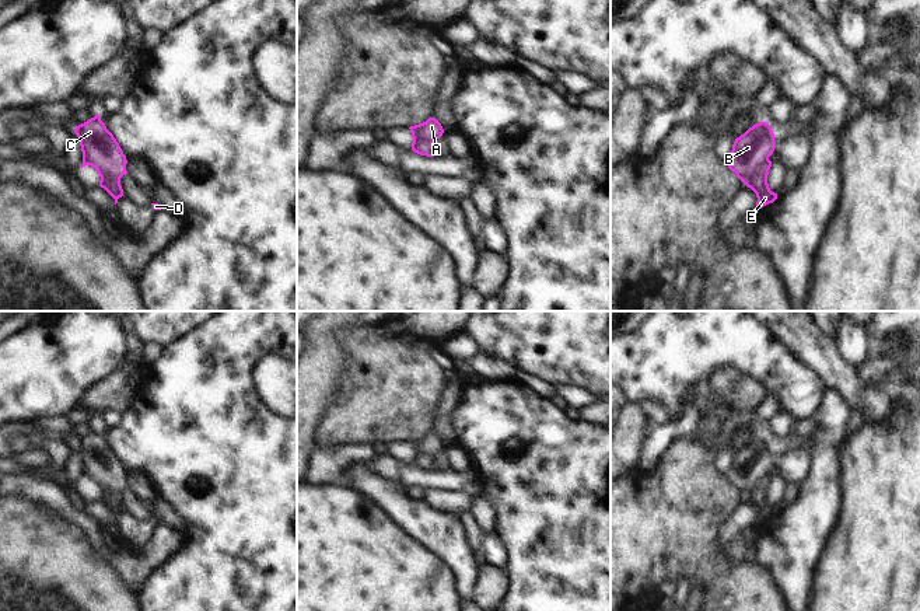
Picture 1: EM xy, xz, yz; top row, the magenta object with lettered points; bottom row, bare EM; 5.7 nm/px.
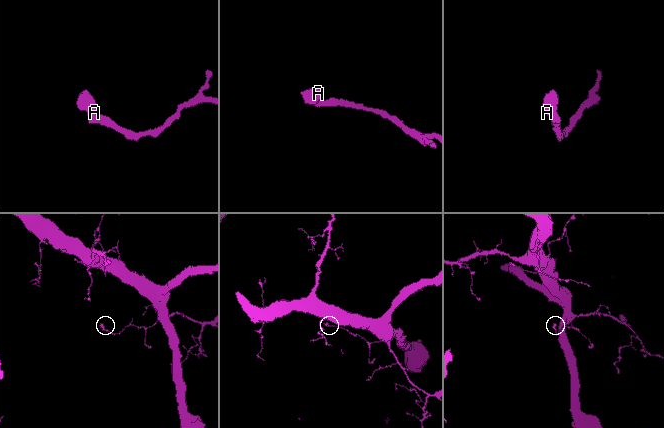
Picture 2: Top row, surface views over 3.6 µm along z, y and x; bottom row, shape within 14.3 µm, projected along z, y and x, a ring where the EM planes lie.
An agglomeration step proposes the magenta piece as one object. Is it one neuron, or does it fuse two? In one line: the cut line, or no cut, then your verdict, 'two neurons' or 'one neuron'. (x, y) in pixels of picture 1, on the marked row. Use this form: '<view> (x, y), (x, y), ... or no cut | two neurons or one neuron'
yz (768, 159), (745, 184) | two neurons

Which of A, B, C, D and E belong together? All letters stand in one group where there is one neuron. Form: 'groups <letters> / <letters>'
groups A B C / D E

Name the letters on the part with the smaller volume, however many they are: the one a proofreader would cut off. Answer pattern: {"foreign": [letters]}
{"foreign": ["A", "B", "C"]}

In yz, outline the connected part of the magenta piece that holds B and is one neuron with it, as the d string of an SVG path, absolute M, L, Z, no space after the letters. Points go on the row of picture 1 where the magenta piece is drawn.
M759 122L735 139L727 165L746 185L759 165L773 154L774 146L772 126Z

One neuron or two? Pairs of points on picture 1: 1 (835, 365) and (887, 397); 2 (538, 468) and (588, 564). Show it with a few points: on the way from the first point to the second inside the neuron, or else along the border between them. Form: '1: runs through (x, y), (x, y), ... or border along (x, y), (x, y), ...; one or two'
1: runs through (846, 379), (864, 397), (873, 397); one
2: runs through (551, 492), (558, 512), (579, 540); one

